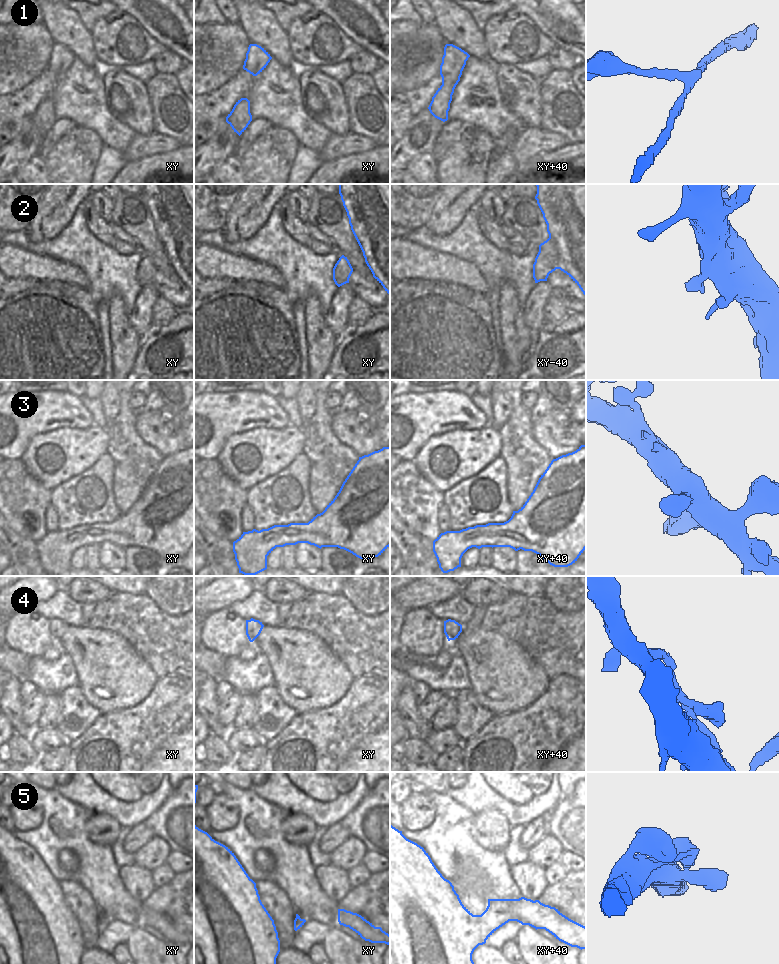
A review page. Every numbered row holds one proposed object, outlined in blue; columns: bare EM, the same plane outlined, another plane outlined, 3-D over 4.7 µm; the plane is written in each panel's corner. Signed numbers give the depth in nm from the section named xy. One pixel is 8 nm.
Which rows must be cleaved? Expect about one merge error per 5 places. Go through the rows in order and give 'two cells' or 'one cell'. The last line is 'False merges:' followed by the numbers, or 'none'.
1: one cell
2: one cell
3: one cell
4: two cells
5: one cell
False merges: 4

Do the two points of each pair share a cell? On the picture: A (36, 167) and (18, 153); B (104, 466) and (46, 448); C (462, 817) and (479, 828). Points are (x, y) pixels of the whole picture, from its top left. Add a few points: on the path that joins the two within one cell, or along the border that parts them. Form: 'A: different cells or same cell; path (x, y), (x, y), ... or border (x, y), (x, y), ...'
A: different cells; border (37, 153), (32, 155), (15, 173)
B: different cells; border (106, 452), (93, 464), (74, 476)
C: different cells; border (474, 815), (472, 837), (480, 845)

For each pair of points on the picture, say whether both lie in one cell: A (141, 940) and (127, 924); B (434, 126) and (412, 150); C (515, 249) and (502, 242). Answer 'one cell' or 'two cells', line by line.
A: two cells
B: one cell
C: two cells

